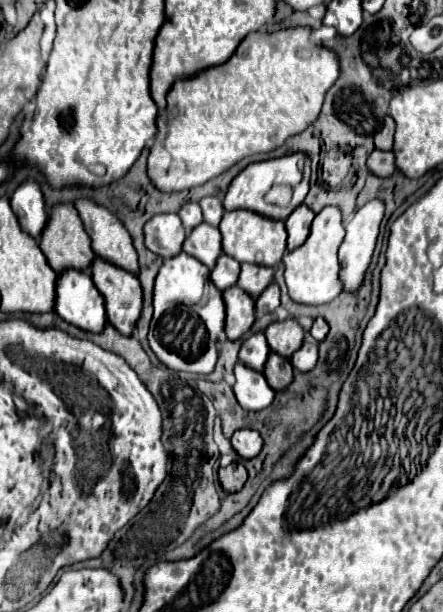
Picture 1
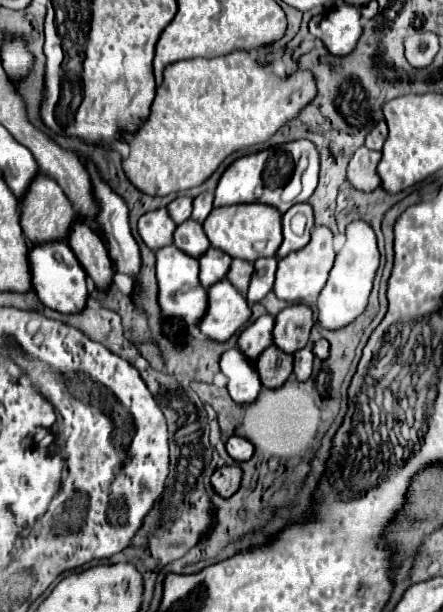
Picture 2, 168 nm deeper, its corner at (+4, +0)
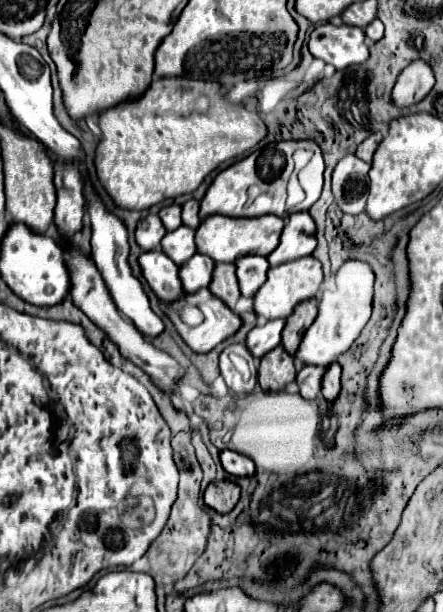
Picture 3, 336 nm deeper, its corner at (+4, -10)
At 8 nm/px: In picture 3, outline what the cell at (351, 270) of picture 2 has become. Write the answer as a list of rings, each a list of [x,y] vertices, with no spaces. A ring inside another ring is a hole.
[[[348,260],[338,274],[334,276],[336,288],[326,290],[322,298],[318,300],[318,316],[314,324],[306,330],[304,340],[298,346],[296,358],[308,366],[322,366],[328,368],[340,354],[344,354],[354,340],[360,336],[362,328],[366,326],[372,310],[372,284],[374,284],[374,274],[372,268],[360,260]]]

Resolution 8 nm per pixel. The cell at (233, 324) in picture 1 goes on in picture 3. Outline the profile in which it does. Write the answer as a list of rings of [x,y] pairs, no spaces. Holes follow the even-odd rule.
[[[200,288],[194,294],[184,294],[180,298],[180,302],[198,306],[204,312],[204,322],[196,328],[186,326],[176,316],[174,302],[170,302],[170,304],[160,302],[160,310],[174,322],[178,334],[194,352],[210,352],[220,342],[224,342],[228,336],[232,336],[242,324],[240,318],[226,304],[220,304],[220,300],[216,300],[212,296],[212,292],[208,292],[208,288]]]

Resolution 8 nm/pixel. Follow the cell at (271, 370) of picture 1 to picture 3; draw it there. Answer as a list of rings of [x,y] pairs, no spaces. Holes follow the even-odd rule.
[[[284,346],[274,348],[260,360],[258,382],[264,390],[282,390],[286,384],[294,382],[294,378],[294,358],[284,350]]]

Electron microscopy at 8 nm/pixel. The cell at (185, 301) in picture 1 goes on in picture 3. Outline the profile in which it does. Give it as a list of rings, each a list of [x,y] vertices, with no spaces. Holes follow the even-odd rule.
[[[162,250],[142,252],[138,256],[138,264],[142,268],[142,276],[162,302],[172,302],[184,294],[180,288],[180,278],[176,276],[178,266],[164,256]]]

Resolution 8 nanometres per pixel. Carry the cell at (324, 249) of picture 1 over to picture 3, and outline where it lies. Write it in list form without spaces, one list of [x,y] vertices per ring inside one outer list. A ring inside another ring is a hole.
[[[306,256],[304,260],[294,260],[288,264],[272,266],[268,270],[268,278],[264,286],[252,296],[254,302],[254,312],[256,316],[262,316],[264,320],[274,320],[274,318],[288,318],[288,314],[304,300],[314,298],[320,284],[322,284],[322,264],[314,256]]]

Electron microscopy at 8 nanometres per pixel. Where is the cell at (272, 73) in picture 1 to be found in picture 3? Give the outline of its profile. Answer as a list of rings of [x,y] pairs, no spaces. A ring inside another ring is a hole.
[[[166,76],[166,78],[160,78],[160,80],[152,82],[152,84],[148,86],[148,90],[146,90],[140,98],[120,102],[120,104],[116,104],[116,106],[112,106],[112,108],[100,112],[98,124],[100,124],[100,130],[102,130],[102,140],[100,140],[100,144],[96,146],[94,166],[96,166],[96,176],[98,176],[100,184],[104,186],[104,190],[108,192],[108,196],[112,198],[112,202],[114,202],[116,206],[126,208],[126,210],[148,210],[150,206],[154,206],[154,204],[158,204],[158,202],[162,202],[162,200],[166,200],[166,198],[176,198],[176,196],[180,196],[180,194],[190,194],[190,192],[194,192],[194,190],[200,186],[200,182],[202,182],[212,170],[216,170],[222,162],[226,162],[226,160],[230,160],[230,158],[236,158],[236,156],[248,152],[252,146],[256,146],[256,144],[264,138],[264,122],[262,122],[262,118],[256,116],[256,112],[246,110],[242,104],[230,104],[230,102],[226,102],[224,96],[218,92],[218,88],[220,88],[220,86],[218,86],[218,84],[212,84],[212,82],[184,80],[184,78],[168,78],[168,76]],[[200,96],[204,96],[204,98],[208,100],[208,108],[206,108],[206,110],[198,110],[198,108],[196,108],[196,102],[198,102]]]

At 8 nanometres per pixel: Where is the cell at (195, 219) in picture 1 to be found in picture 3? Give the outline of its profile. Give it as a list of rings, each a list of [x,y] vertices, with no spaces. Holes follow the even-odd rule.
[[[176,204],[164,206],[164,208],[158,212],[158,216],[160,216],[160,220],[162,220],[162,224],[164,224],[164,228],[166,228],[168,232],[176,230],[178,226],[182,226],[182,220],[180,220],[180,206],[176,206]]]

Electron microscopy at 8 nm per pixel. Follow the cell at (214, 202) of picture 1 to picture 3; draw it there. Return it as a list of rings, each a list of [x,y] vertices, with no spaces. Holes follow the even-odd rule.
[[[188,200],[182,204],[182,222],[190,228],[198,228],[200,218],[198,218],[198,202],[196,200]],[[198,222],[198,224],[196,224]]]

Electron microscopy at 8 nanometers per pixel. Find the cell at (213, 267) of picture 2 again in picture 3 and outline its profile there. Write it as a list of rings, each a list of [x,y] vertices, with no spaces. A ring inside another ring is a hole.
[[[196,254],[188,262],[184,262],[178,270],[184,292],[196,292],[200,288],[206,288],[212,282],[212,268],[214,260],[204,254]]]

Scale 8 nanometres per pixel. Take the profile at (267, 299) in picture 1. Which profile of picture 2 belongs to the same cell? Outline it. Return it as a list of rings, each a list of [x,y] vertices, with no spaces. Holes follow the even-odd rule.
[[[260,258],[254,262],[254,274],[248,288],[248,302],[260,302],[274,286],[274,274],[276,274],[276,258]]]

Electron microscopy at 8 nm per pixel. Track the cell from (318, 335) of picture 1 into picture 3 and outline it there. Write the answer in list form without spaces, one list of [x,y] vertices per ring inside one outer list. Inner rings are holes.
[[[334,364],[330,370],[324,374],[324,384],[322,384],[322,396],[328,402],[334,402],[340,394],[340,364]]]

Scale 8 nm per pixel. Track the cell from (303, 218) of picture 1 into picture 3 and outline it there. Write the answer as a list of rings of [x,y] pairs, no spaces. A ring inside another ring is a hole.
[[[294,212],[288,216],[280,236],[278,248],[268,256],[270,266],[310,256],[316,248],[316,224],[308,212]]]

